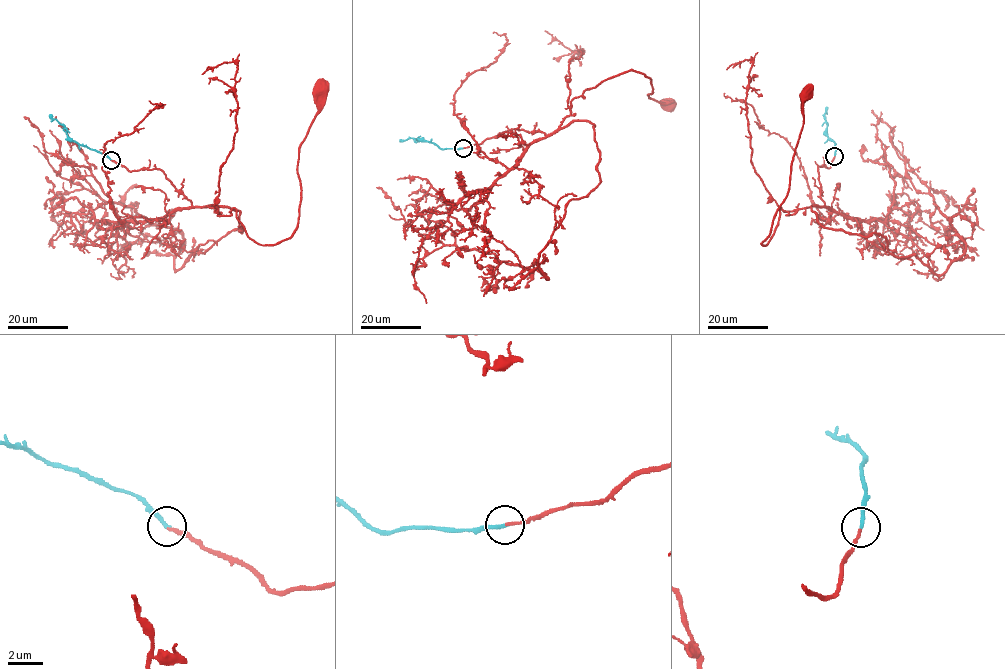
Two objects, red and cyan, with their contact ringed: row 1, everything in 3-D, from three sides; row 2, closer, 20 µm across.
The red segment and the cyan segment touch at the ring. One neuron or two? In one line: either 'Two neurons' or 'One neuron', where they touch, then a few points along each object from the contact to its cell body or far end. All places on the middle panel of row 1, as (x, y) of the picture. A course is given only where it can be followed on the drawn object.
One neuron. Place: (463, 148). Course of red: (463, 148), (512, 129), (552, 134), (570, 114), (572, 100), (630, 71), (650, 79), (650, 98), (668, 101). Course of cyan: (463, 148), (442, 149), (431, 142), (412, 138), (400, 141)

